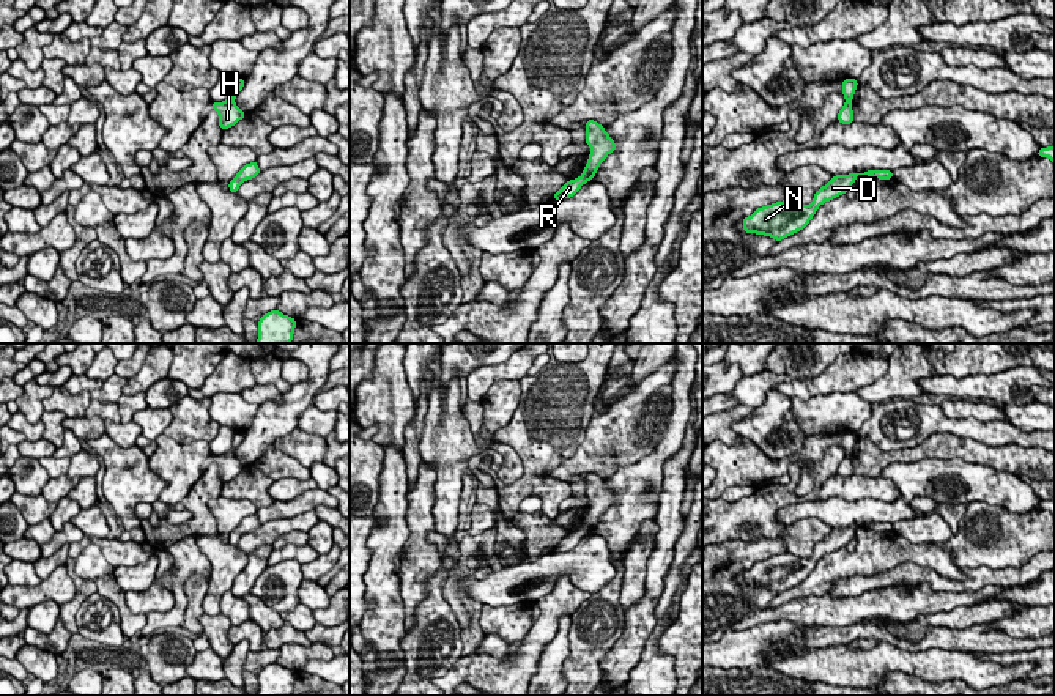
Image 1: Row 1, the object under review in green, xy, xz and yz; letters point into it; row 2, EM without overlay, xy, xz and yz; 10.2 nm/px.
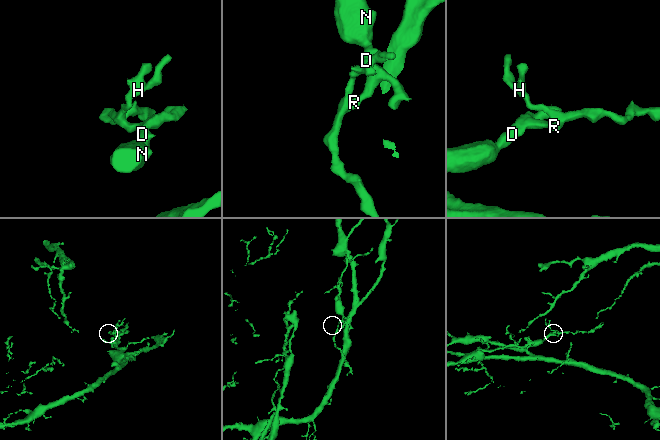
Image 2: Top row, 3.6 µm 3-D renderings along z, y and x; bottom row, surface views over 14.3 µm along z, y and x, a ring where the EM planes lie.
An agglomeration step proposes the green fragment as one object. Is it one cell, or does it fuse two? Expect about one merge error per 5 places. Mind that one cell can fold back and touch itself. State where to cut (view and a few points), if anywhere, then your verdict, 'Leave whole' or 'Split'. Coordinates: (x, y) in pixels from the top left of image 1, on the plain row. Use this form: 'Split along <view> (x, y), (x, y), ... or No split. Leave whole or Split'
No split. Leave whole

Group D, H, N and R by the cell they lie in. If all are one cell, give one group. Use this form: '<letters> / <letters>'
D H N R

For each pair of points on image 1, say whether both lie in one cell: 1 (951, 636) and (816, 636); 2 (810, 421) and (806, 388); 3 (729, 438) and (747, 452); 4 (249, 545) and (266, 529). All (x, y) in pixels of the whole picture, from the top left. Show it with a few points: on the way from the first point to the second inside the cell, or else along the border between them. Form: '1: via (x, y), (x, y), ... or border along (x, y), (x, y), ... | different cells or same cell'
1: via (918, 646), (903, 644), (877, 632), (849, 633) | same cell
2: border along (833, 392), (813, 396), (806, 400), (791, 397) | different cells
3: border along (718, 440), (732, 446) | different cells
4: via (254, 540), (262, 534) | same cell

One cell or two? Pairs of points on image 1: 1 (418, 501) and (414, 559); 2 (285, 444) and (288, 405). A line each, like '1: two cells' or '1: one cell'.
1: one cell
2: two cells

